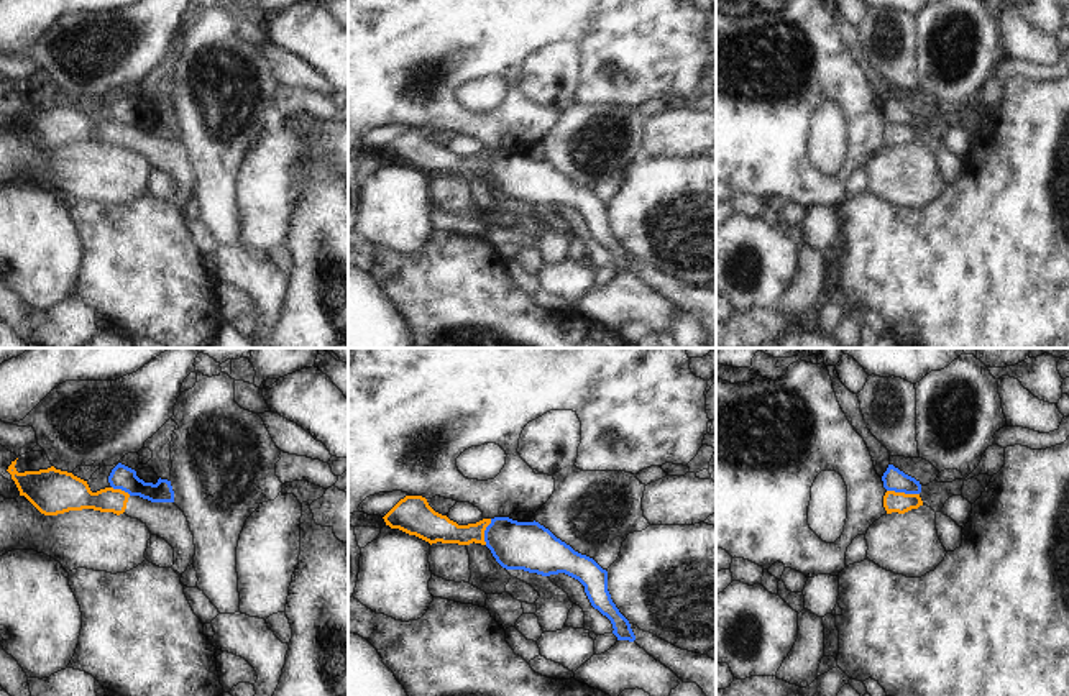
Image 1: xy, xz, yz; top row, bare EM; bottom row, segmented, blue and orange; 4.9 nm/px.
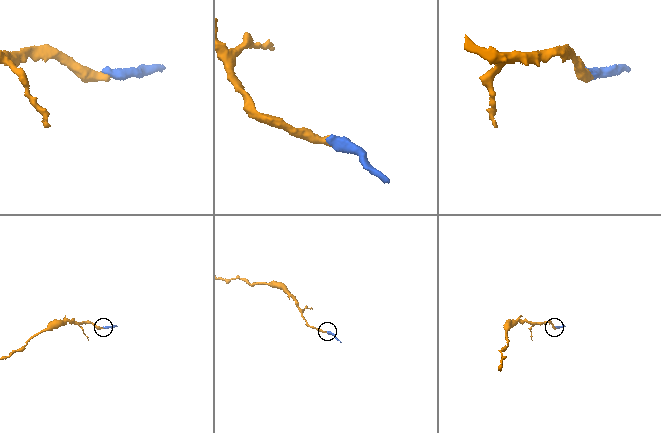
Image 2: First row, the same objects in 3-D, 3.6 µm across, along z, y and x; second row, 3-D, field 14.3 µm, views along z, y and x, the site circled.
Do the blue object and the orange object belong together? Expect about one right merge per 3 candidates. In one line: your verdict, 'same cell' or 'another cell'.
another cell

